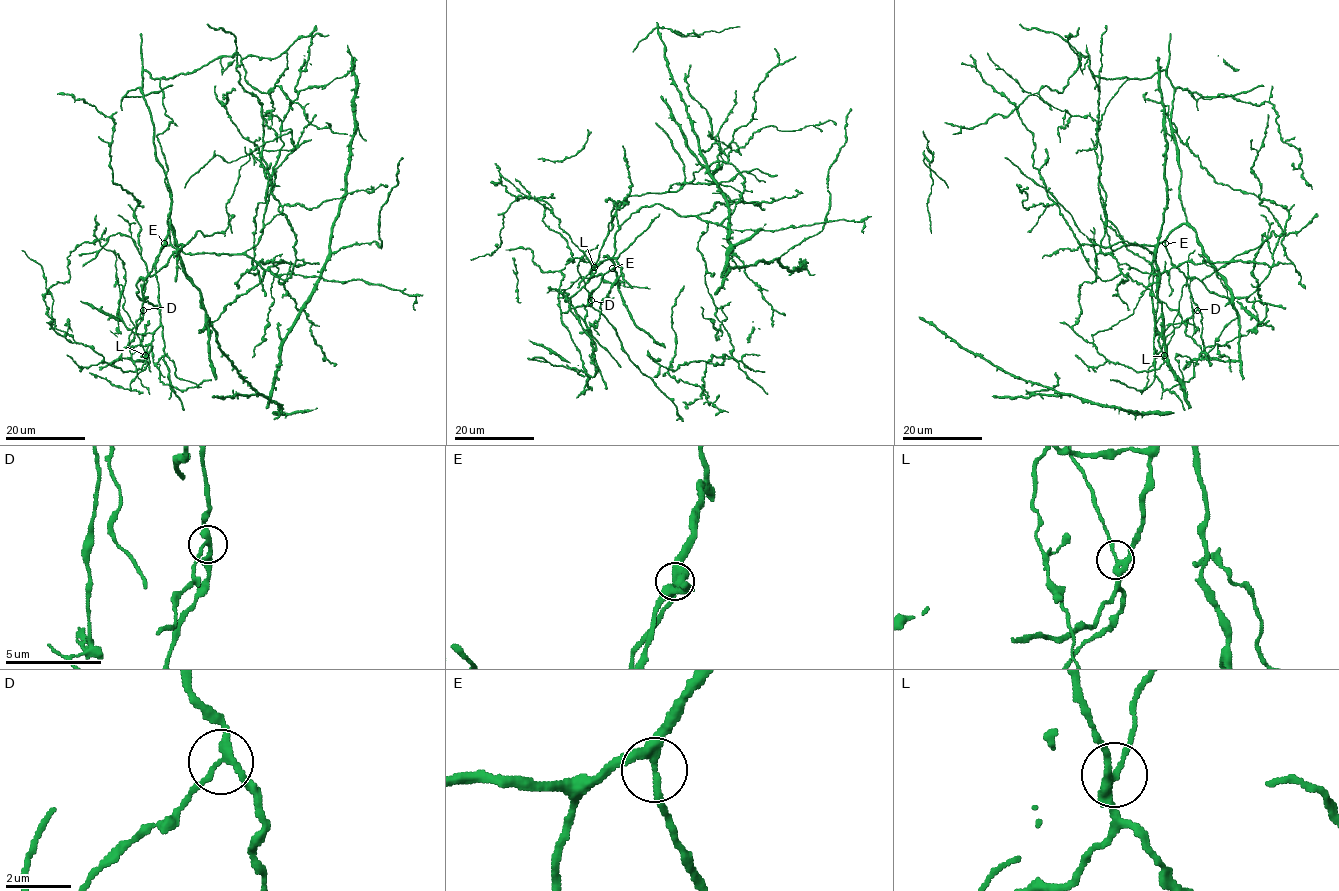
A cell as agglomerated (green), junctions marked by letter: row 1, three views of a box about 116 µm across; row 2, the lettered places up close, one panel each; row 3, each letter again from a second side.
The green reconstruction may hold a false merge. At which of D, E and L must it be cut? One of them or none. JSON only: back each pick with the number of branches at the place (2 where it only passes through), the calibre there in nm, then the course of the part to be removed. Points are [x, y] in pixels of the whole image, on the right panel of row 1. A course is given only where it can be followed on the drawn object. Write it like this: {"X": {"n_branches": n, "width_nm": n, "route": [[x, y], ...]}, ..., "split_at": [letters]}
{"L": {"n_branches": 3, "width_nm": 240, "route": [[1164, 355], [1174, 333], [1173, 321], [1182, 287], [1189, 278], [1194, 331]]}, "split_at": ["L"]}

